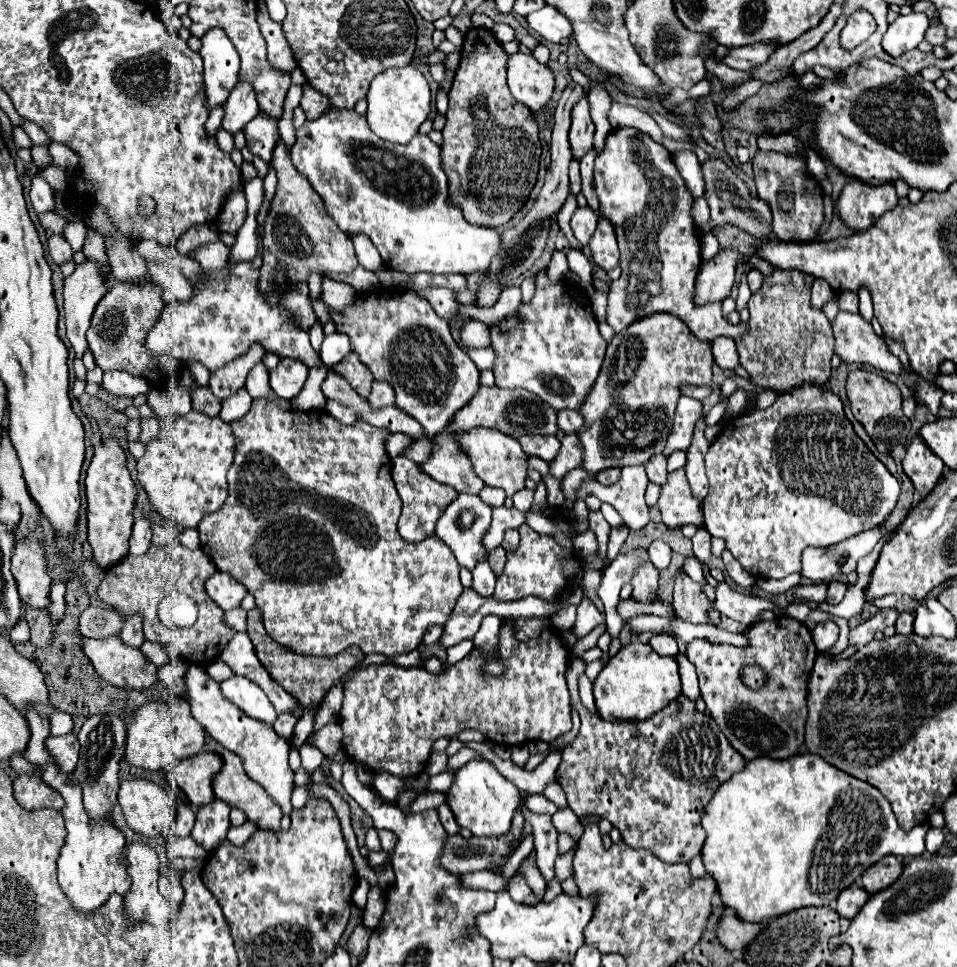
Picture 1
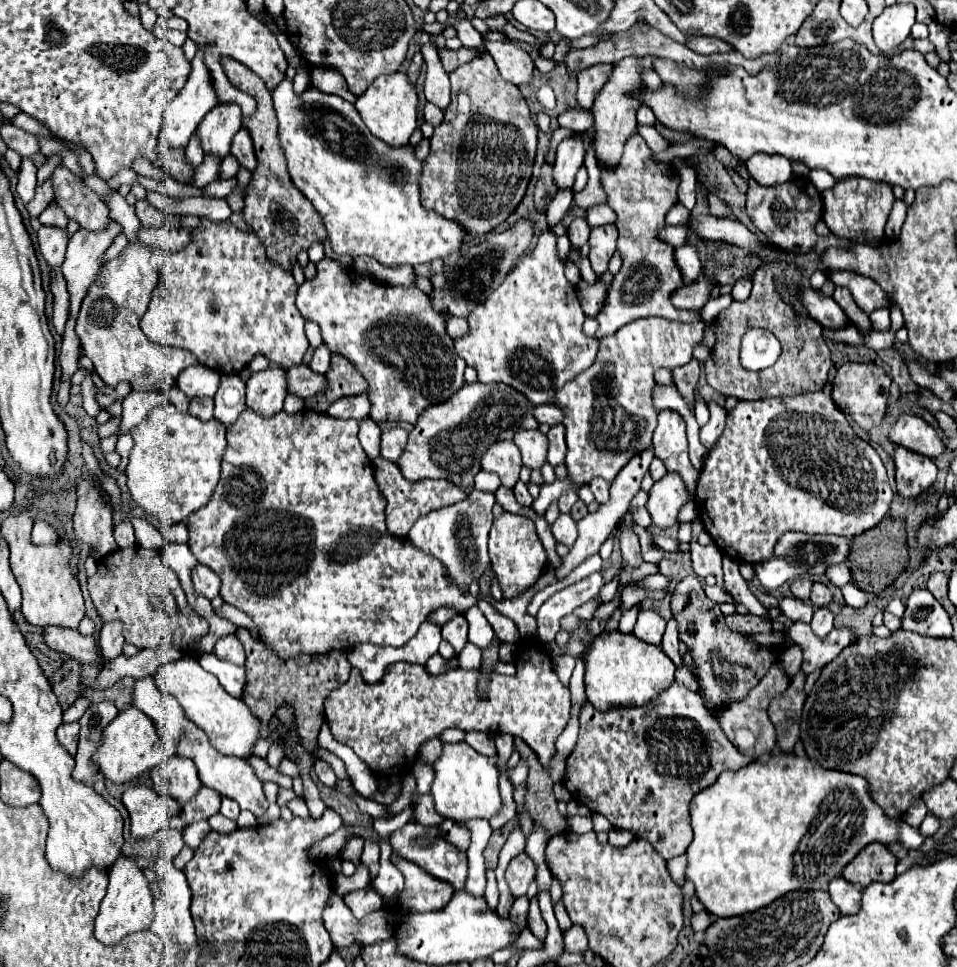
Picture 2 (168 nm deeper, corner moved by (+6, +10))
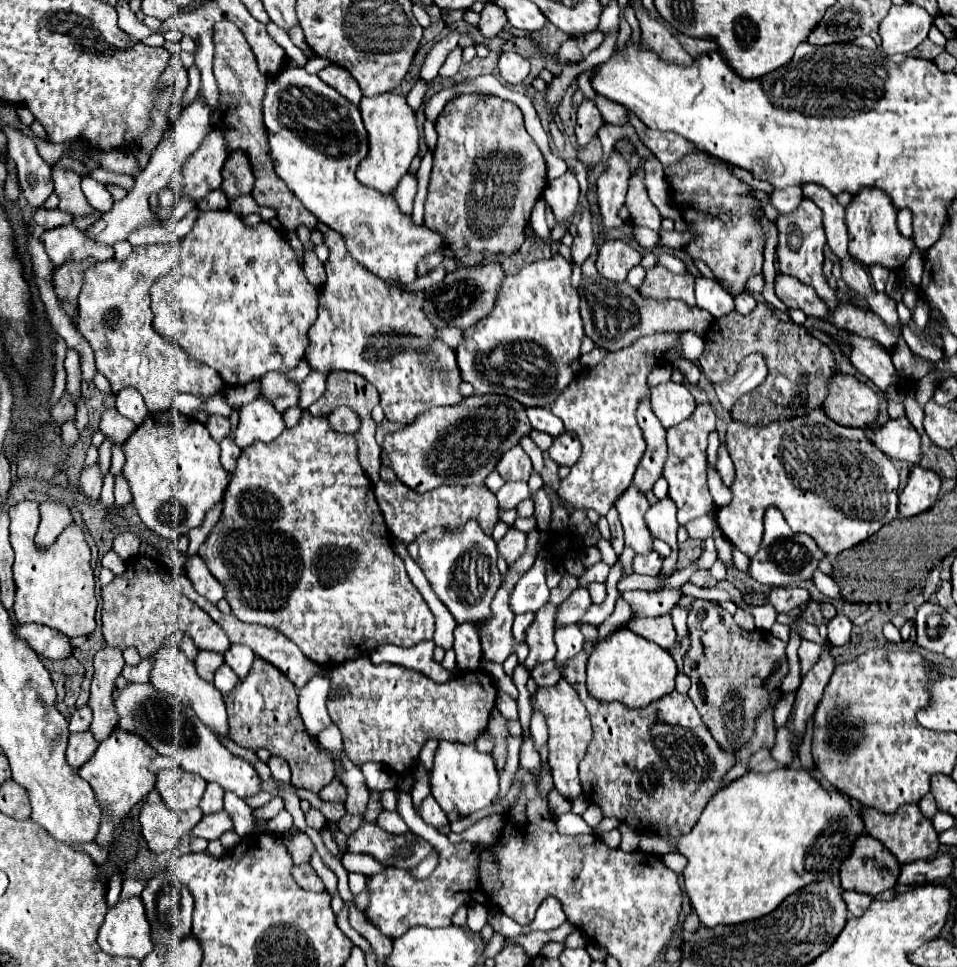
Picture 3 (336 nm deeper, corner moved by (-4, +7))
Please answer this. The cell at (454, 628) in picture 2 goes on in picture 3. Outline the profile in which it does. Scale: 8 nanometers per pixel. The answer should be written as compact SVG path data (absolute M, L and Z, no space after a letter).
M458 625L454 631L456 667L460 671L476 671L482 659L480 635L474 625Z

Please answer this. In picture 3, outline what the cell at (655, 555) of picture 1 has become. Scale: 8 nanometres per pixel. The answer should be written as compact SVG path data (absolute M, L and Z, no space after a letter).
M648 553L648 555L636 555L632 561L632 571L638 575L658 575L662 569L662 557L658 553Z

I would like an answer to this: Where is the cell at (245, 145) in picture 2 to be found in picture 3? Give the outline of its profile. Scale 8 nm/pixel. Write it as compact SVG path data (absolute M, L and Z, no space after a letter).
M242 151L230 153L222 169L222 185L220 185L228 201L234 201L240 195L248 195L252 191L252 185L254 185L254 177L246 153Z

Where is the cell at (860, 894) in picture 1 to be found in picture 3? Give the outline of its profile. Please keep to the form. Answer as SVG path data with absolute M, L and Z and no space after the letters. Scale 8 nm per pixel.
M842 891L842 897L848 905L848 911L854 915L854 917L860 917L868 907L870 903L874 901L872 895L866 895L866 893L858 893L858 891Z

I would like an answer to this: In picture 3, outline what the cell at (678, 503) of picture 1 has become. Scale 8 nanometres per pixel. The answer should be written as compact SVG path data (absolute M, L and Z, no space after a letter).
M662 499L656 505L652 505L648 509L648 513L644 515L646 527L652 533L654 539L662 539L666 541L672 548L670 556L664 559L663 571L670 573L676 566L678 559L678 521L676 521L676 505L672 503L672 499Z

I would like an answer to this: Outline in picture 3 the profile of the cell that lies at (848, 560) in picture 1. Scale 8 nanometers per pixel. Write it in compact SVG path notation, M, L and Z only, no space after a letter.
M768 507L764 515L764 537L762 545L756 553L756 557L750 559L748 575L754 577L762 585L770 587L786 587L790 583L800 583L806 579L812 579L812 573L818 567L818 559L824 557L824 553L818 549L814 539L804 533L792 533L788 523L784 521L782 513L776 507Z

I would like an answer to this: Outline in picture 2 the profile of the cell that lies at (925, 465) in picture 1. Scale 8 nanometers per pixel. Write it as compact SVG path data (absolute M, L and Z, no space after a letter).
M896 446L894 464L896 464L898 494L902 498L916 498L928 486L934 484L938 474L938 468L932 458L914 454L912 450L902 450L902 446Z

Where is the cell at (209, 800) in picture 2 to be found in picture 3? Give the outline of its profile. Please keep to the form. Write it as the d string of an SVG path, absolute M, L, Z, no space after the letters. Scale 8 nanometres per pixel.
M208 783L206 787L206 793L200 801L200 809L208 815L208 813L218 813L224 809L224 801L222 801L222 795L224 795L224 789L220 789L220 785L216 783Z

